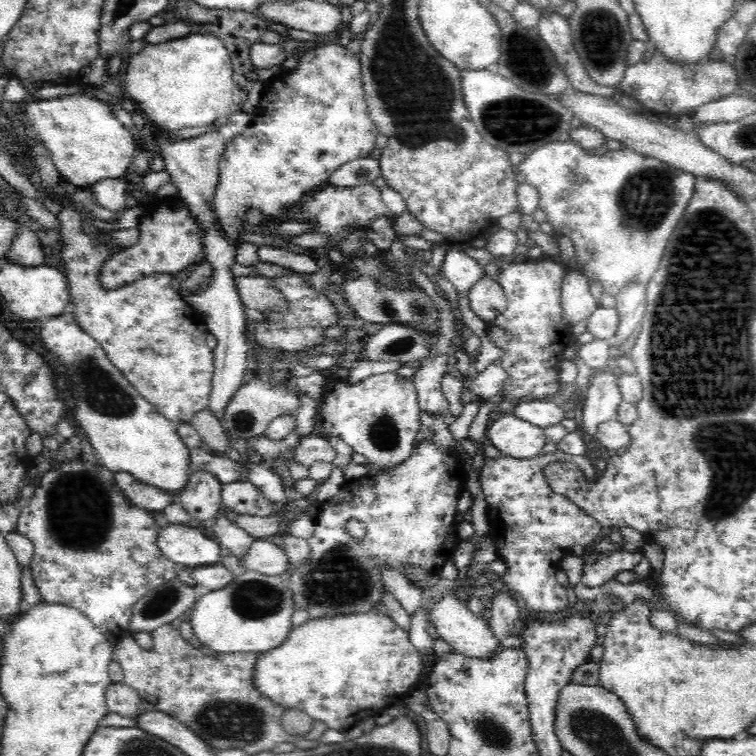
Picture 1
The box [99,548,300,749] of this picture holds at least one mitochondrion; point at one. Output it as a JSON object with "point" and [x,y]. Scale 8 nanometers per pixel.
{"point":[228,720]}

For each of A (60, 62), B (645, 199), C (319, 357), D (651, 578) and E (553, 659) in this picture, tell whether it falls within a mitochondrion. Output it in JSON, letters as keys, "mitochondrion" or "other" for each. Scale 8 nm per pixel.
{"A":"other","B":"mitochondrion","C":"other","D":"other","E":"other"}

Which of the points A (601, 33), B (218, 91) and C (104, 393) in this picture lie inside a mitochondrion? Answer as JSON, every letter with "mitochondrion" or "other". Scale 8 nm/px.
{"A":"mitochondrion","B":"other","C":"mitochondrion"}

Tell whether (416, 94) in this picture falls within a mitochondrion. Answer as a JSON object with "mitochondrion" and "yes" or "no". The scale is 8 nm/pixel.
{"mitochondrion":"yes"}

